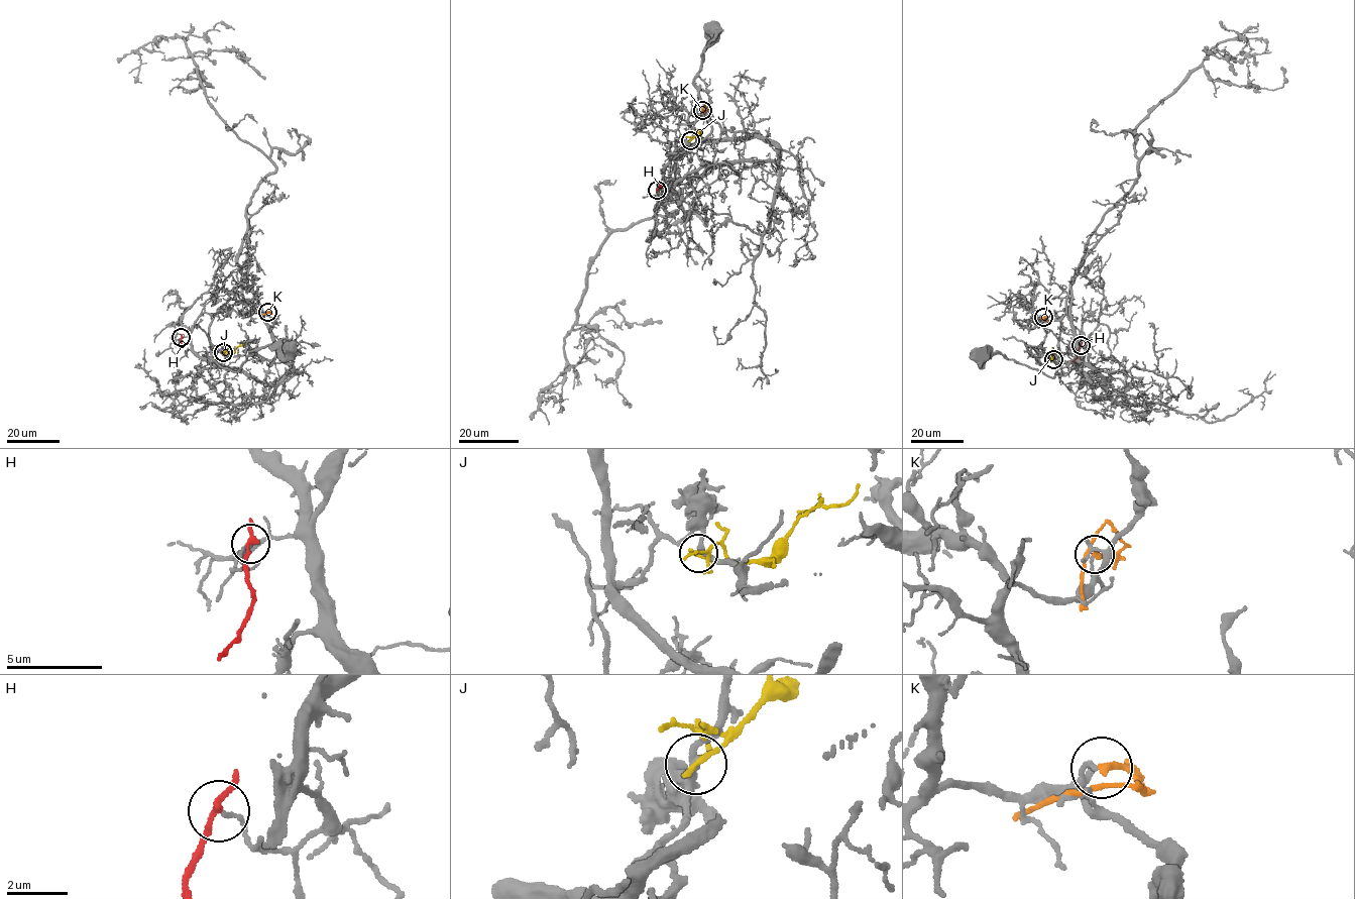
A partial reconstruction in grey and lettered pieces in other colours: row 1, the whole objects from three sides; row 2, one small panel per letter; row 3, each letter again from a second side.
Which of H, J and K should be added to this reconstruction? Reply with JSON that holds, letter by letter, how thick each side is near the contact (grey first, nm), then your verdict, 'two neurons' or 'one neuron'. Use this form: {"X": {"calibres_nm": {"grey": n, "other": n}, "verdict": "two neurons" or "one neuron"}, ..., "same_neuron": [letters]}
{"H": {"calibres_nm": {"grey": 130, "other": 200}, "verdict": "two neurons"}, "J": {"calibres_nm": {"grey": 240, "other": 180}, "verdict": "two neurons"}, "K": {"calibres_nm": {"grey": 120, "other": 240}, "verdict": "two neurons"}, "same_neuron": []}

